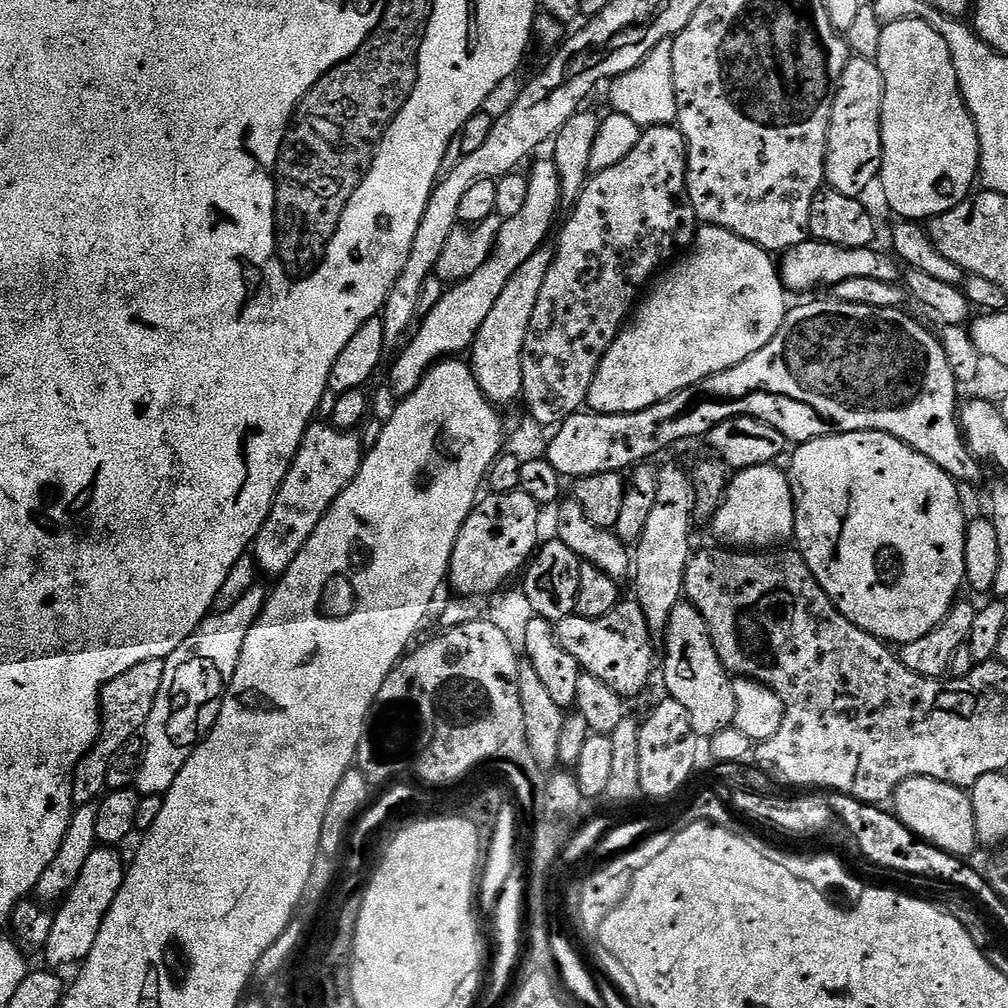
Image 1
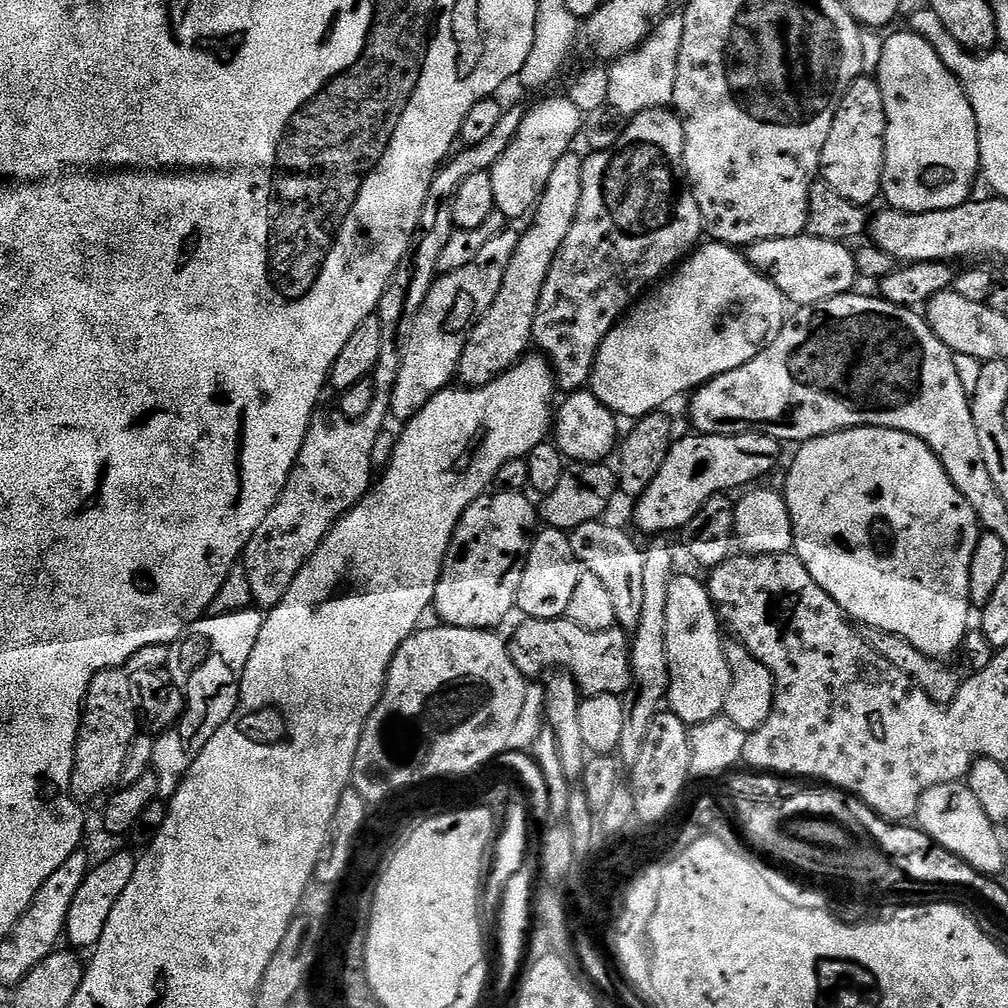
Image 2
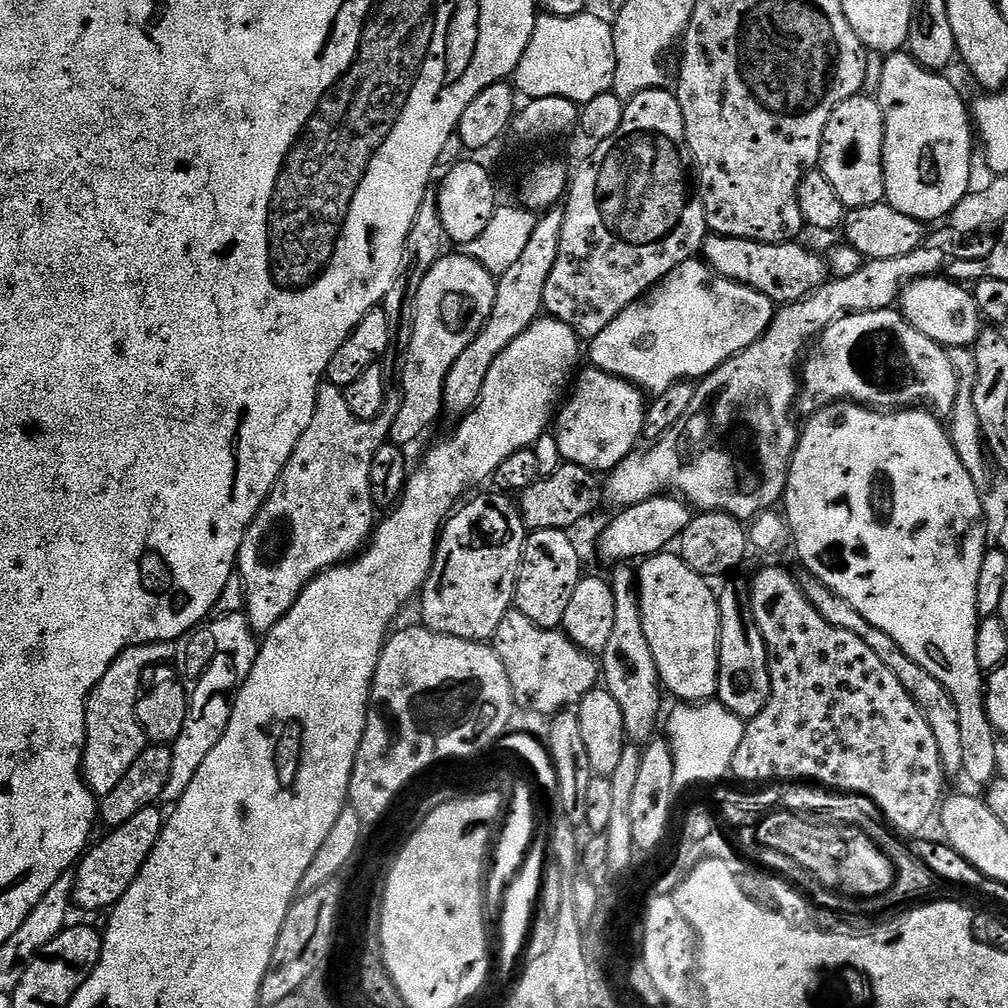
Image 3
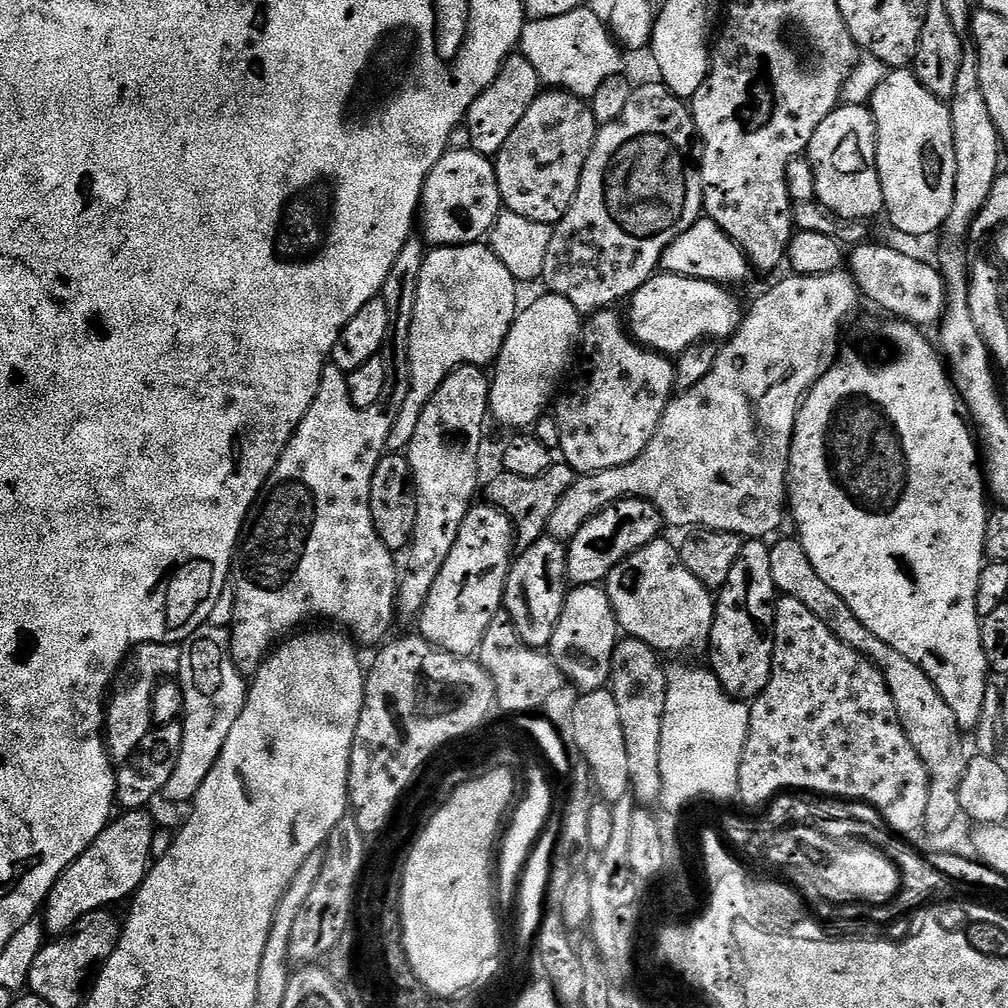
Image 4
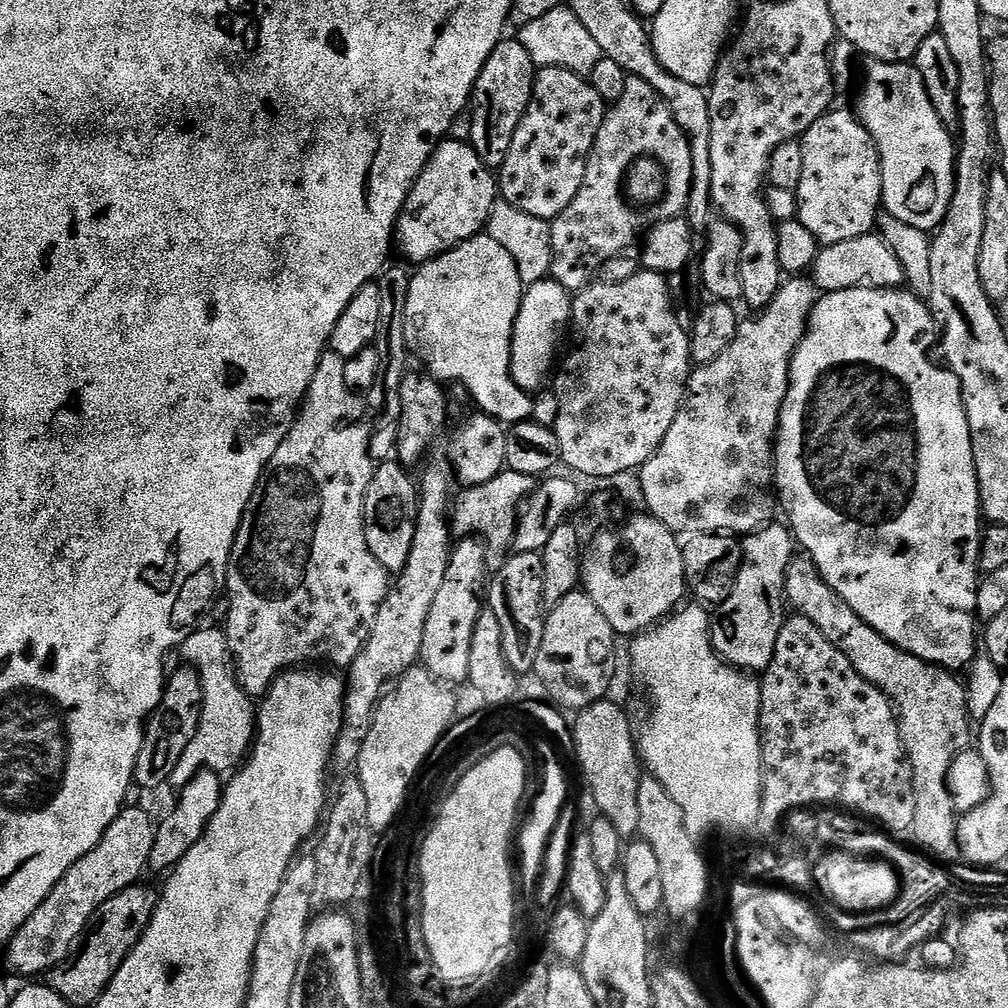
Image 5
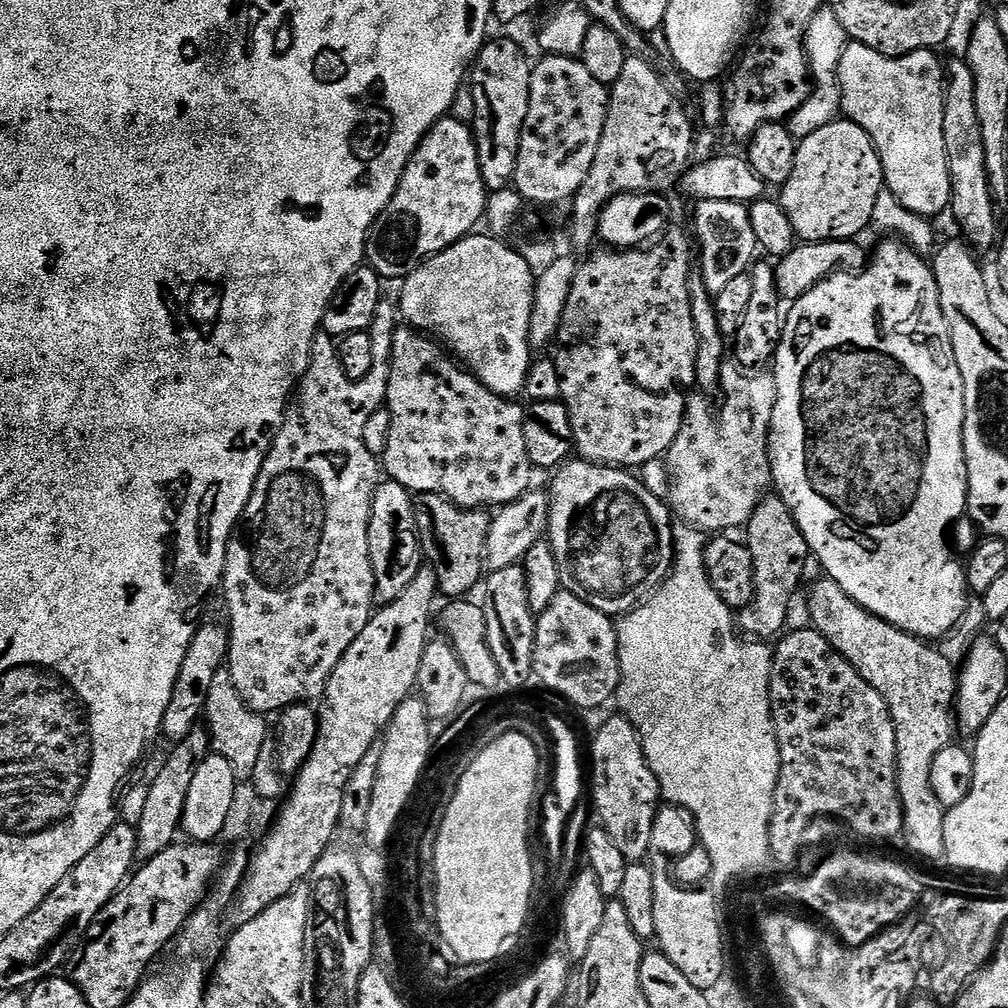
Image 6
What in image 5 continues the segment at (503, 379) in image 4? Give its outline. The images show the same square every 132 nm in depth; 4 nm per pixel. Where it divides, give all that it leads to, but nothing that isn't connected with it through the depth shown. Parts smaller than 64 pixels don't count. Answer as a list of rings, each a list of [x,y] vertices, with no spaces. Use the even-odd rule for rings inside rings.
[[[551,278],[525,287],[520,313],[512,331],[512,377],[518,382],[518,386],[529,394],[541,391],[547,385],[544,384],[547,380],[549,383],[557,367],[558,357],[561,355],[560,335],[563,332],[565,335],[572,323],[572,302],[570,293],[557,280]]]

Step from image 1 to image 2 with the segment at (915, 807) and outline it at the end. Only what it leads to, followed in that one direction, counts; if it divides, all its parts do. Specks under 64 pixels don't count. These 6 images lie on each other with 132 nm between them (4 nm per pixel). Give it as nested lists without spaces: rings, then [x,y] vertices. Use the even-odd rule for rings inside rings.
[[[967,783],[934,786],[922,794],[914,817],[921,832],[925,832],[935,844],[950,850],[959,860],[964,860],[977,872],[996,874],[1004,868],[1004,844],[1000,841],[997,825],[986,818],[986,810],[978,803],[978,798],[968,789]]]

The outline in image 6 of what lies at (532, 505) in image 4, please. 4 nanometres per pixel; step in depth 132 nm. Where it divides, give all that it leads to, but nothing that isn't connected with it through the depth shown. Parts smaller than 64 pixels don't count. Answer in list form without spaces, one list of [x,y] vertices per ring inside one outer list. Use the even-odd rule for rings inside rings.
[[[418,492],[412,497],[413,512],[416,515],[416,529],[419,539],[423,541],[422,548],[426,553],[427,563],[436,575],[436,586],[439,595],[444,598],[464,598],[468,591],[481,583],[486,572],[486,542],[488,531],[492,525],[492,516],[487,511],[475,508],[460,508],[454,502],[450,502],[445,496],[439,496],[433,492]]]

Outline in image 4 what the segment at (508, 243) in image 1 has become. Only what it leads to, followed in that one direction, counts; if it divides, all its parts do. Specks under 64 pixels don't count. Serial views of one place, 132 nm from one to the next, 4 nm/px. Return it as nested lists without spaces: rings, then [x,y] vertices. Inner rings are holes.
[[[487,243],[460,244],[456,248],[433,247],[422,262],[418,278],[418,298],[408,331],[410,390],[396,413],[387,451],[403,453],[422,410],[442,386],[442,382],[463,364],[488,366],[499,356],[516,320],[518,281]]]

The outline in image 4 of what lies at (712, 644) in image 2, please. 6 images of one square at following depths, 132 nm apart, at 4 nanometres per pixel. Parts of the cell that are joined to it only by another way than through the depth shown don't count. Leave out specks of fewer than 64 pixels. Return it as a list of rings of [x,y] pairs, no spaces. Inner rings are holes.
[[[657,538],[642,550],[630,554],[630,558],[614,566],[606,581],[606,591],[610,598],[610,606],[614,606],[616,611],[621,633],[625,637],[646,642],[657,654],[696,652],[707,645],[716,613],[714,596],[709,588],[687,569],[676,544],[667,544],[664,538]]]

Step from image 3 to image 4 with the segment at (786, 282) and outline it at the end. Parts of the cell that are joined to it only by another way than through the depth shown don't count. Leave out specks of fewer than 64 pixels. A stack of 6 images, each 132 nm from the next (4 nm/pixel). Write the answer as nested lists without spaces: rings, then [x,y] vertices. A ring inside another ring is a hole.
[[[701,218],[694,222],[694,226],[690,226],[690,230],[686,230],[686,234],[678,234],[678,238],[674,238],[674,242],[666,248],[666,254],[660,259],[659,271],[670,276],[685,276],[695,280],[705,280],[711,284],[733,286],[732,284],[740,284],[747,278],[748,272],[750,273],[750,261],[743,249],[716,223],[710,219]]]

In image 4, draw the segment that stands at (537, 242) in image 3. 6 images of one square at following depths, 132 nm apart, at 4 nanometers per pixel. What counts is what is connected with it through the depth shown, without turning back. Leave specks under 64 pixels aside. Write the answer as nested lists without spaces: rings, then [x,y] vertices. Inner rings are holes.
[[[463,364],[438,386],[434,398],[426,402],[422,410],[422,418],[414,430],[414,438],[410,438],[406,449],[406,457],[411,472],[412,491],[415,492],[417,516],[411,537],[406,548],[408,569],[403,569],[400,577],[400,588],[396,592],[396,610],[401,617],[419,617],[426,606],[426,598],[430,598],[430,590],[445,564],[450,550],[454,550],[454,542],[458,542],[458,530],[462,530],[462,522],[466,514],[474,506],[477,499],[476,487],[480,484],[480,447],[484,444],[484,423],[490,420],[488,395],[492,389],[490,376],[483,367],[475,364]]]

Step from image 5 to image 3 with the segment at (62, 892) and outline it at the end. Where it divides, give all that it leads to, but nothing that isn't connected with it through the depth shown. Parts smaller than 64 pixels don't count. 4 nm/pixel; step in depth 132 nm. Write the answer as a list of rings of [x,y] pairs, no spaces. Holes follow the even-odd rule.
[[[153,806],[146,810],[138,810],[138,814],[130,818],[130,822],[111,829],[104,834],[108,836],[102,837],[97,844],[95,841],[80,857],[74,868],[75,884],[72,892],[76,908],[103,913],[105,910],[111,910],[122,898],[122,894],[130,890],[164,829],[166,816],[158,809],[159,807]]]

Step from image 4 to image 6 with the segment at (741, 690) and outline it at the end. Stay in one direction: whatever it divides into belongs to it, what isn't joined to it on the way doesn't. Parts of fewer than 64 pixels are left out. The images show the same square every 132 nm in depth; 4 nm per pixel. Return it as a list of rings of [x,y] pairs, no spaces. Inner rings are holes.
[[[769,494],[758,502],[746,525],[747,532],[746,545],[753,559],[754,600],[738,612],[738,628],[745,637],[768,642],[771,636],[779,637],[785,631],[784,623],[792,608],[792,595],[802,585],[810,553],[794,514],[779,494]]]

